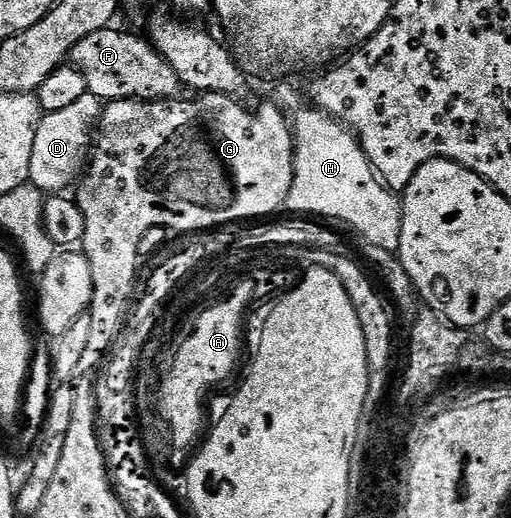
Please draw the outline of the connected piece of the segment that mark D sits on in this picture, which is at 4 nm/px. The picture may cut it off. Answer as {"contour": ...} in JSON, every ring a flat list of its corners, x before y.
{"contour":[[86,91,76,103,63,107,63,111,42,116,35,131,35,147,31,147,29,181,32,185,39,187,46,195,57,195,82,176,95,141,95,130,101,120,102,108,101,98]]}

